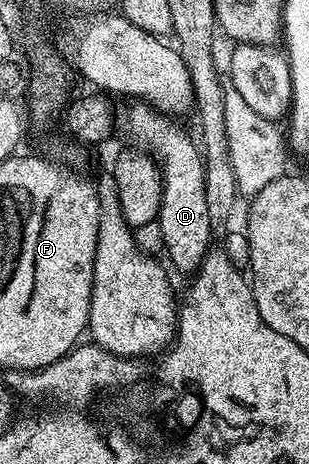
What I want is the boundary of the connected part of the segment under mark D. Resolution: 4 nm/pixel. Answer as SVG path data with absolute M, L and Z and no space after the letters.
M141 101L129 103L126 110L126 130L137 149L147 153L162 172L162 203L158 213L160 232L164 232L164 254L170 257L169 265L190 276L207 256L212 235L208 207L205 199L205 168L203 155L195 139L189 138L171 115Z

